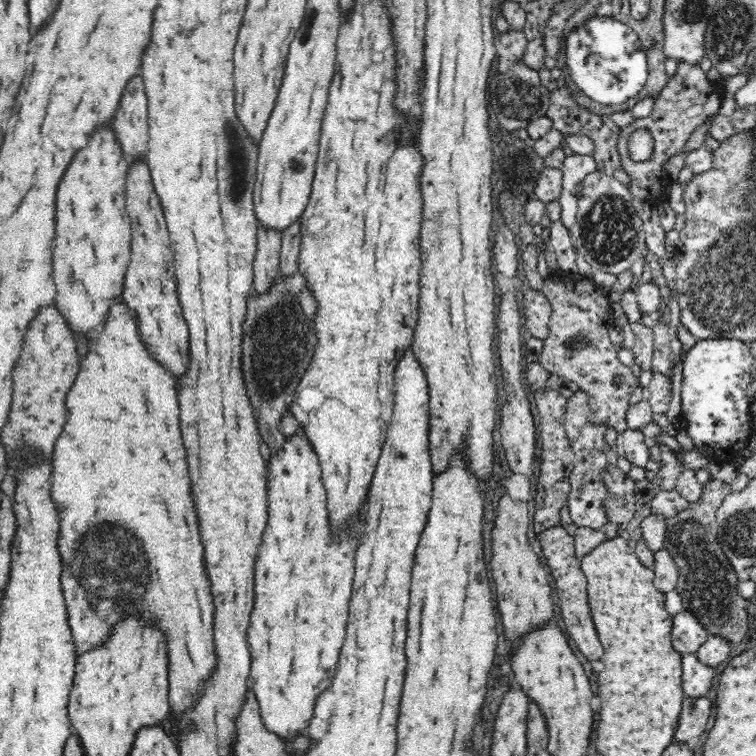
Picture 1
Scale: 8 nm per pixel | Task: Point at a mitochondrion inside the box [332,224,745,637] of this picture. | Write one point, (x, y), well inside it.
(709, 591)

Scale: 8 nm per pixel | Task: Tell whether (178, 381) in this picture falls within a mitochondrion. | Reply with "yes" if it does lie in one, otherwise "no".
no

